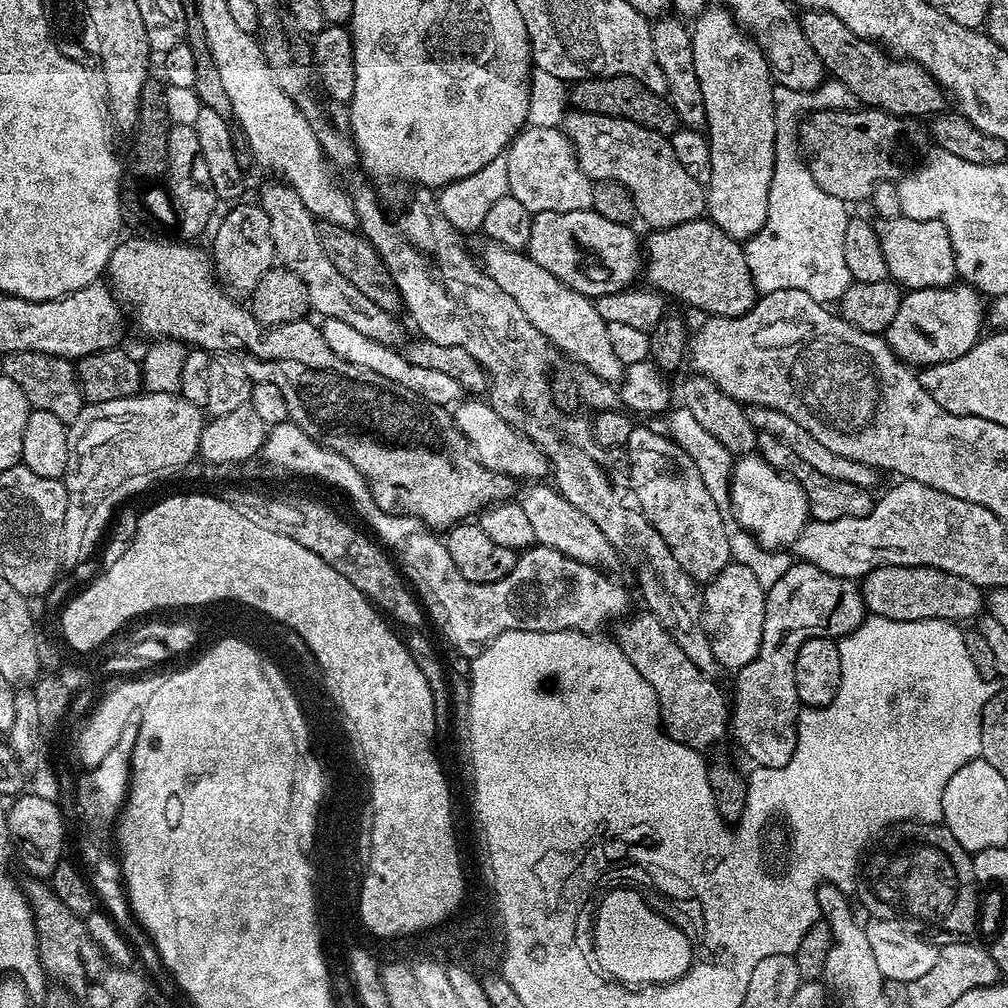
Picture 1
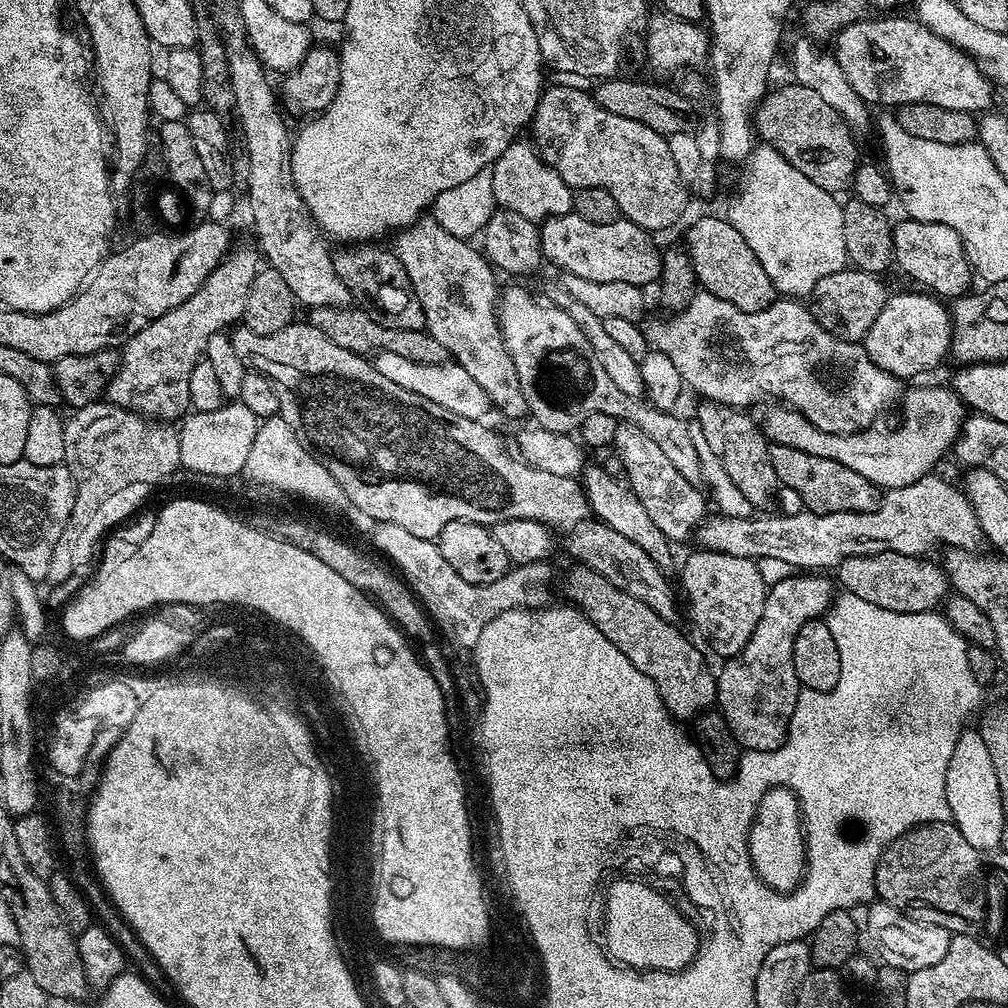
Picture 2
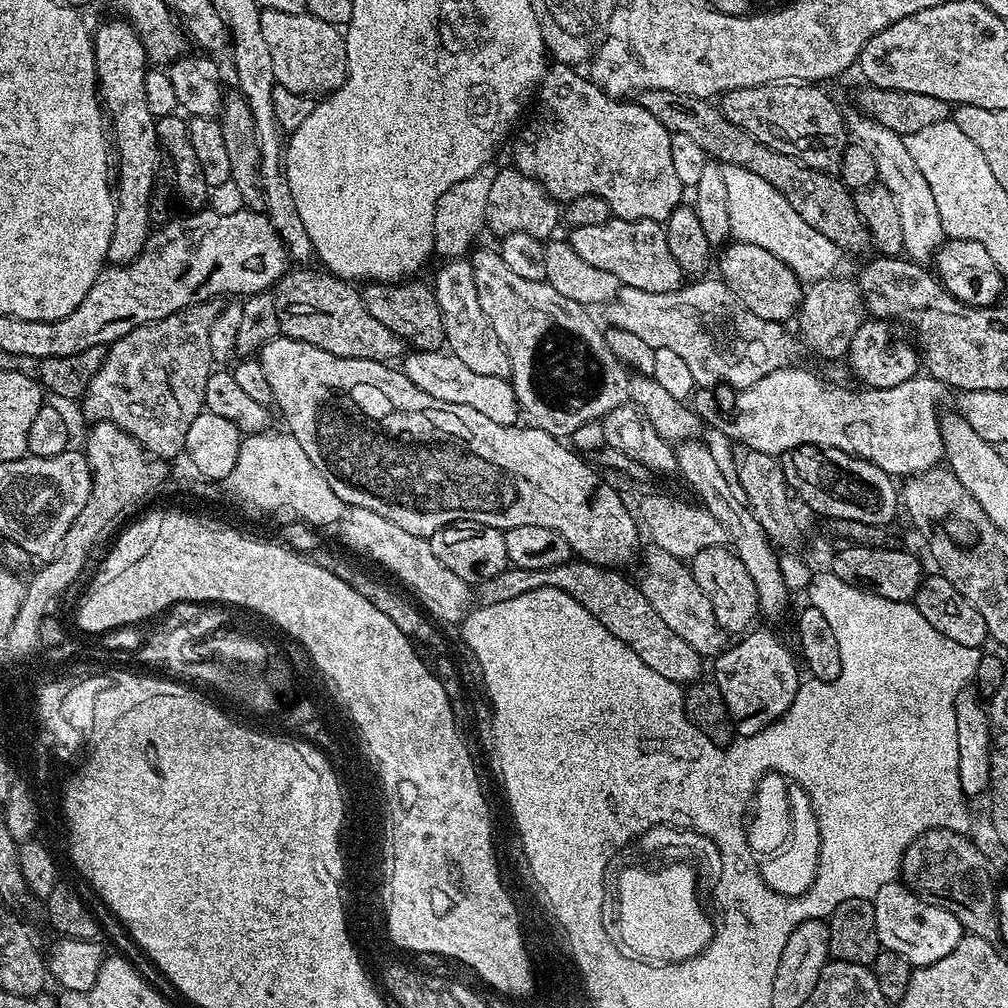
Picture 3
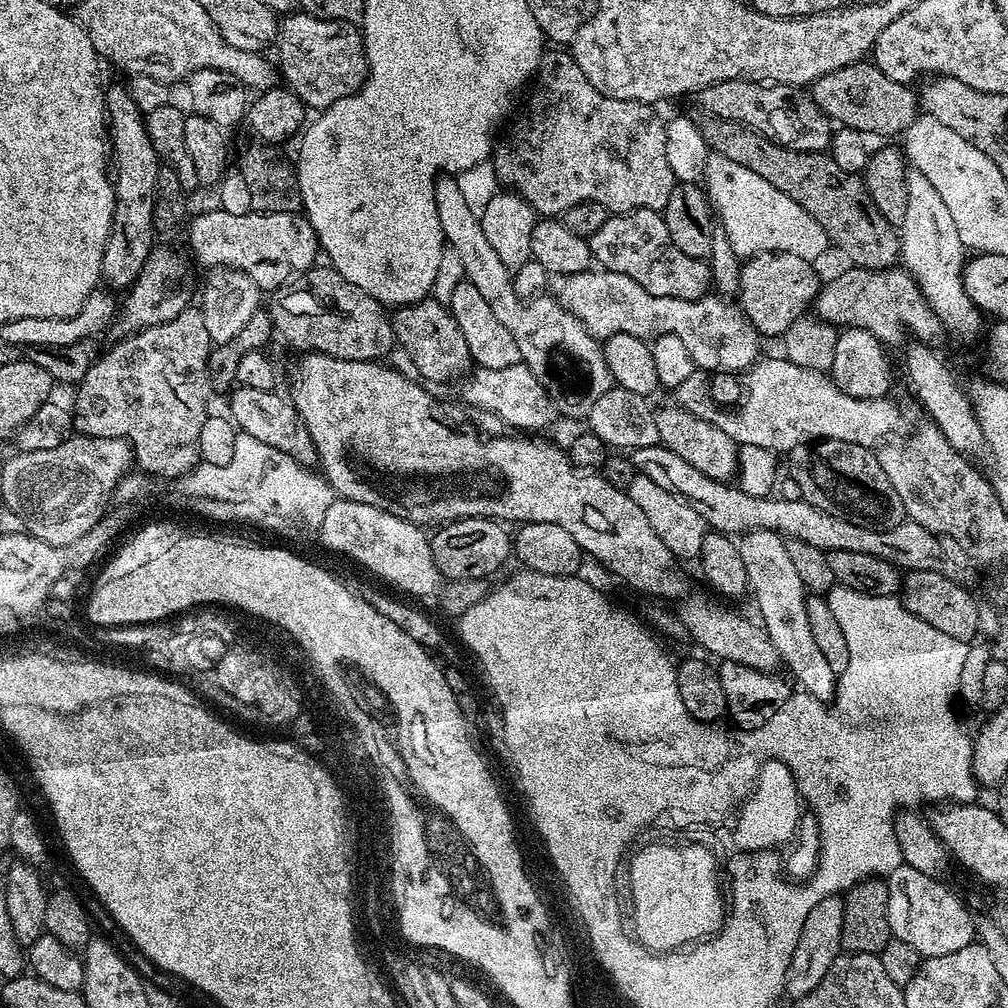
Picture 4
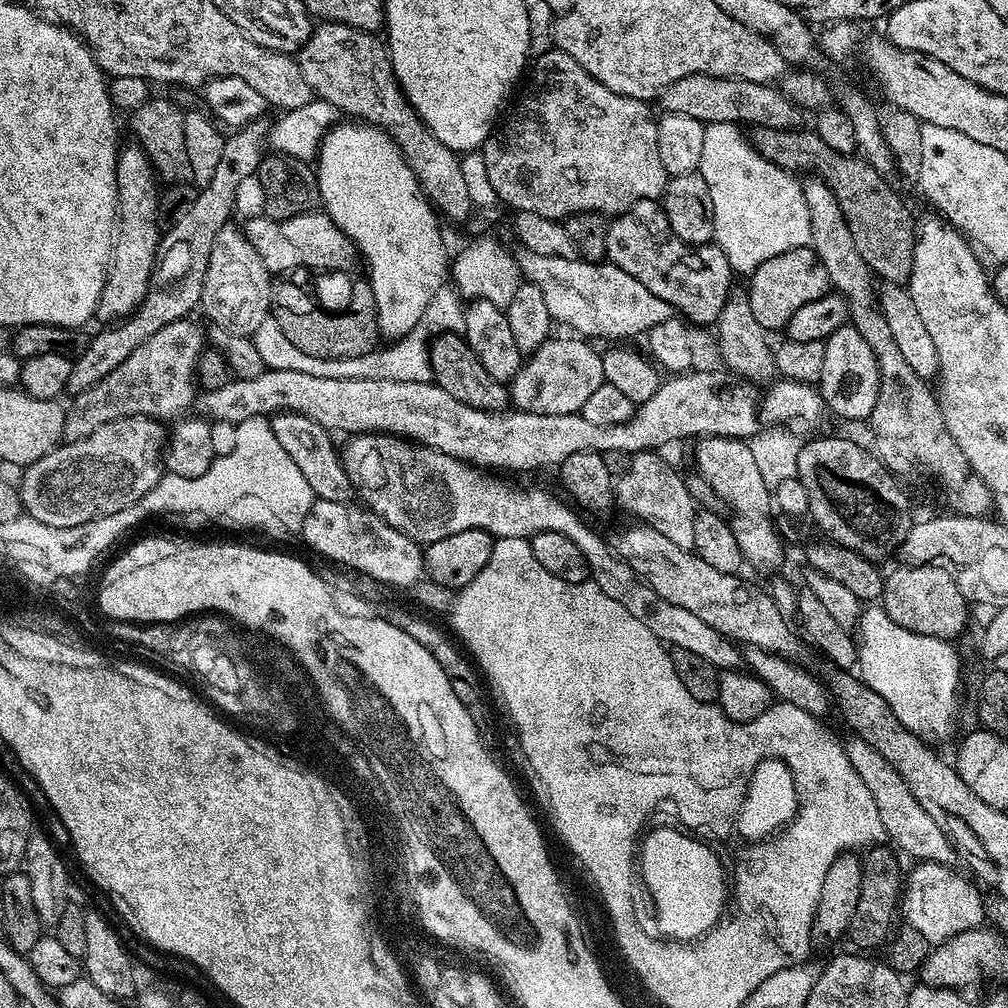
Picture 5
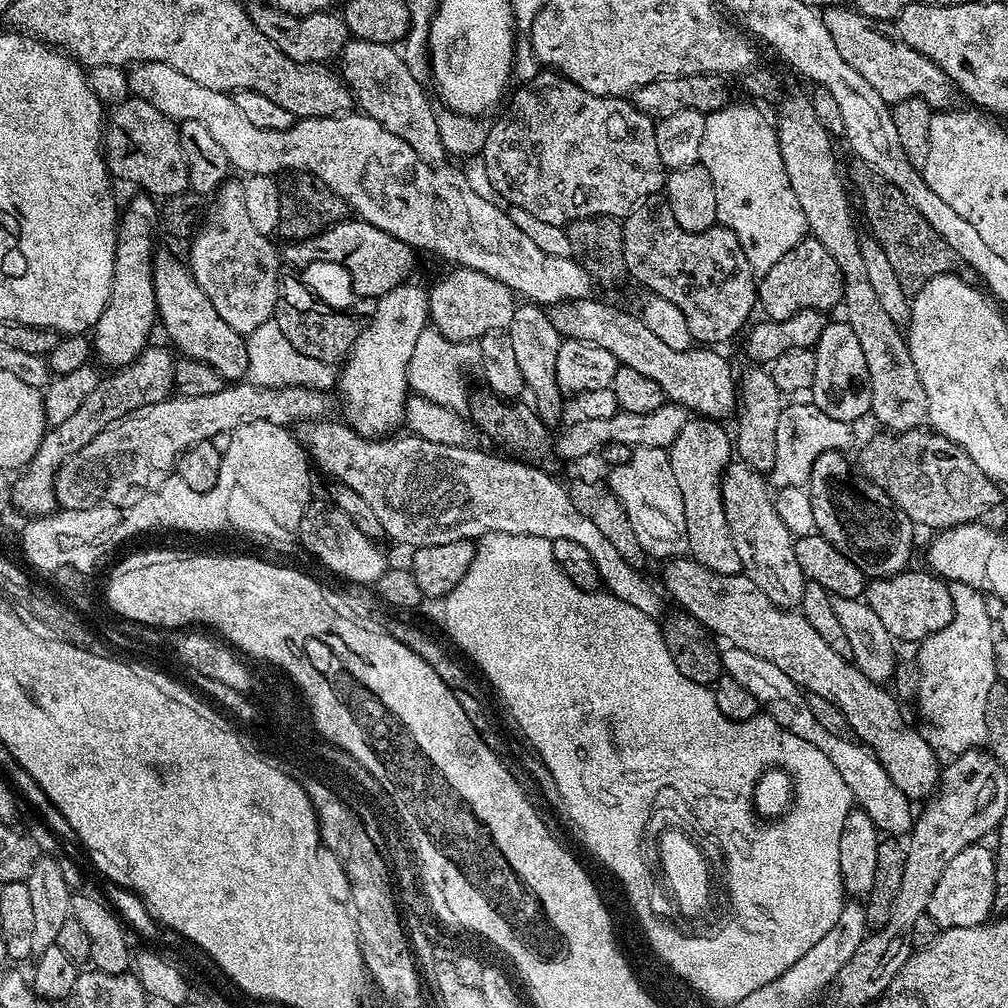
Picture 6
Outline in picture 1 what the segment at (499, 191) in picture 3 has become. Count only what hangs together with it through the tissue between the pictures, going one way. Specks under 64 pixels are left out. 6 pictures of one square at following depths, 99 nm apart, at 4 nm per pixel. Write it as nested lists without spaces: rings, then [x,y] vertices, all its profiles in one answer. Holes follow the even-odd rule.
[[[525,126],[506,149],[510,182],[508,195],[518,198],[530,213],[589,210],[593,181],[576,160],[576,149],[566,133],[556,126]]]

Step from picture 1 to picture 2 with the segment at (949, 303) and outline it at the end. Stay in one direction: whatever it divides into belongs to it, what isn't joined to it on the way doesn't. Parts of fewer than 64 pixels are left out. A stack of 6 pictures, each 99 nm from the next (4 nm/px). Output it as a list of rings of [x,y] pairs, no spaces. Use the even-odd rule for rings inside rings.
[[[922,290],[912,291],[916,292],[889,295],[888,301],[882,306],[882,314],[874,318],[874,326],[870,326],[862,341],[866,354],[870,354],[870,362],[897,378],[920,376],[923,372],[934,371],[944,358],[946,360],[949,357],[952,346],[952,313],[946,307],[945,301]]]

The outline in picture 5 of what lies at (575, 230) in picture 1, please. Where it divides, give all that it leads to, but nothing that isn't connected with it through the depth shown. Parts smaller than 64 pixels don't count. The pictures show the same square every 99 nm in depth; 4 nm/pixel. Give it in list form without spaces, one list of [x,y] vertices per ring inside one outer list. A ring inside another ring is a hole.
[[[654,200],[634,202],[634,206],[619,213],[609,223],[606,250],[607,263],[626,270],[630,278],[638,278],[650,294],[658,294],[662,302],[672,305],[693,325],[715,325],[726,306],[728,293],[734,287],[732,267],[719,246],[715,242],[695,246],[682,242],[682,238],[670,230],[663,207]]]

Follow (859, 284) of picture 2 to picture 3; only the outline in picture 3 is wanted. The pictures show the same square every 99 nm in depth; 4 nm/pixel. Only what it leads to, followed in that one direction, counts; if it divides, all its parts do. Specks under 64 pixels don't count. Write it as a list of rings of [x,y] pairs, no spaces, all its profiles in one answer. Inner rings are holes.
[[[839,275],[827,276],[824,280],[811,281],[804,288],[804,299],[800,302],[800,340],[816,356],[824,360],[847,357],[848,347],[858,326],[866,319],[864,300],[860,297],[860,287],[855,279],[839,280]]]

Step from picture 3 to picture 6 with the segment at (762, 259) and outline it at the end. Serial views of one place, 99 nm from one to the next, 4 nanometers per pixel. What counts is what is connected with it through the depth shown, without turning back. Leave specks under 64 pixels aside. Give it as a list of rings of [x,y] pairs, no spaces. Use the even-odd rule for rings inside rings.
[[[805,238],[769,270],[758,284],[758,304],[770,320],[789,320],[802,308],[829,310],[844,299],[844,276],[838,262],[815,238]]]

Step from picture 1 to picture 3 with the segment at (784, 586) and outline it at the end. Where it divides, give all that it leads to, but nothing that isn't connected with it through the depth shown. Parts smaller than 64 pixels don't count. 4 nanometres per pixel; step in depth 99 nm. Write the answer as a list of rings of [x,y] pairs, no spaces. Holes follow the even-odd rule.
[[[752,630],[741,635],[737,639],[741,639],[737,644],[729,643],[726,649],[715,657],[716,665],[712,668],[713,674],[711,673],[718,690],[722,690],[722,698],[726,698],[726,710],[735,725],[735,731],[740,736],[752,736],[773,724],[782,714],[786,714],[790,702],[794,702],[794,694],[802,683],[801,669],[798,667],[798,660],[793,649],[791,652],[772,632],[756,631]]]

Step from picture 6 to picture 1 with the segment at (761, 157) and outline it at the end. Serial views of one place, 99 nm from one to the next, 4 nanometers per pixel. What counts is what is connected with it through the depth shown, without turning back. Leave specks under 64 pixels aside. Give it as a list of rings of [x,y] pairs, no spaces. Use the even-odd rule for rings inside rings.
[[[831,78],[825,79],[812,92],[777,87],[774,95],[774,178],[770,182],[766,222],[762,230],[744,244],[744,257],[750,266],[757,293],[806,290],[810,298],[828,306],[831,300],[832,303],[839,302],[844,291],[854,282],[850,270],[846,270],[846,254],[842,251],[850,219],[849,205],[834,198],[834,194],[826,194],[826,190],[814,182],[814,174],[810,174],[800,146],[800,125],[802,118],[810,112],[821,112],[827,108],[851,109],[854,97],[841,80]]]

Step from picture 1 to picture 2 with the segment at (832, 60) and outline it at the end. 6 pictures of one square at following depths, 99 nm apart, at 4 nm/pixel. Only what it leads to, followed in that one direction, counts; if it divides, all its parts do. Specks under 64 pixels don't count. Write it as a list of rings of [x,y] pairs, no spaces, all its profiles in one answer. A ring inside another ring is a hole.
[[[884,14],[881,20],[861,18],[848,24],[834,37],[834,55],[838,66],[846,73],[850,86],[854,86],[858,96],[869,106],[884,104],[885,109],[910,103],[926,103],[934,106],[946,106],[946,110],[962,110],[973,114],[983,113],[994,100],[994,84],[969,53],[955,48],[938,34],[934,34],[919,20],[900,14]]]

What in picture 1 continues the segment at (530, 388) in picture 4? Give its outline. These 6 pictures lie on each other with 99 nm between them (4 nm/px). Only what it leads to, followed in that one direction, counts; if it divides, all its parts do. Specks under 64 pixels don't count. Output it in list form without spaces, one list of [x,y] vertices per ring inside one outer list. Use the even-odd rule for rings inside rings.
[[[325,319],[322,324],[322,331],[326,338],[326,346],[338,354],[346,362],[354,366],[362,366],[362,370],[374,370],[374,374],[382,374],[390,382],[402,386],[406,391],[421,396],[426,402],[441,406],[452,406],[461,399],[462,390],[450,374],[441,374],[438,370],[425,370],[423,366],[414,366],[405,358],[403,351],[397,350],[391,344],[383,344],[374,338],[366,338],[366,334],[358,334],[354,326],[346,326],[346,322]]]

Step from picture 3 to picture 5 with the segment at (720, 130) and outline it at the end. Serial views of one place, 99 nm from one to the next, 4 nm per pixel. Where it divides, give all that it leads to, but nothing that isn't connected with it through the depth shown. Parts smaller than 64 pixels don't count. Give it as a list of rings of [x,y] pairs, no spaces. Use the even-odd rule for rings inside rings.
[[[753,127],[750,132],[750,143],[767,160],[774,162],[779,168],[784,168],[787,172],[791,174],[808,172],[804,174],[815,174],[819,179],[824,180],[826,186],[830,186],[830,190],[838,198],[838,206],[846,218],[846,226],[850,228],[850,235],[854,238],[854,246],[860,250],[862,258],[868,263],[868,269],[881,281],[907,285],[912,273],[912,259],[914,258],[914,246],[918,235],[918,224],[915,219],[912,221],[912,216],[908,213],[907,206],[900,201],[899,194],[884,181],[887,179],[867,160],[856,154],[851,156],[838,154],[834,150],[830,150],[830,146],[826,146],[826,142],[822,142],[822,138],[818,138],[815,130],[804,131]]]

